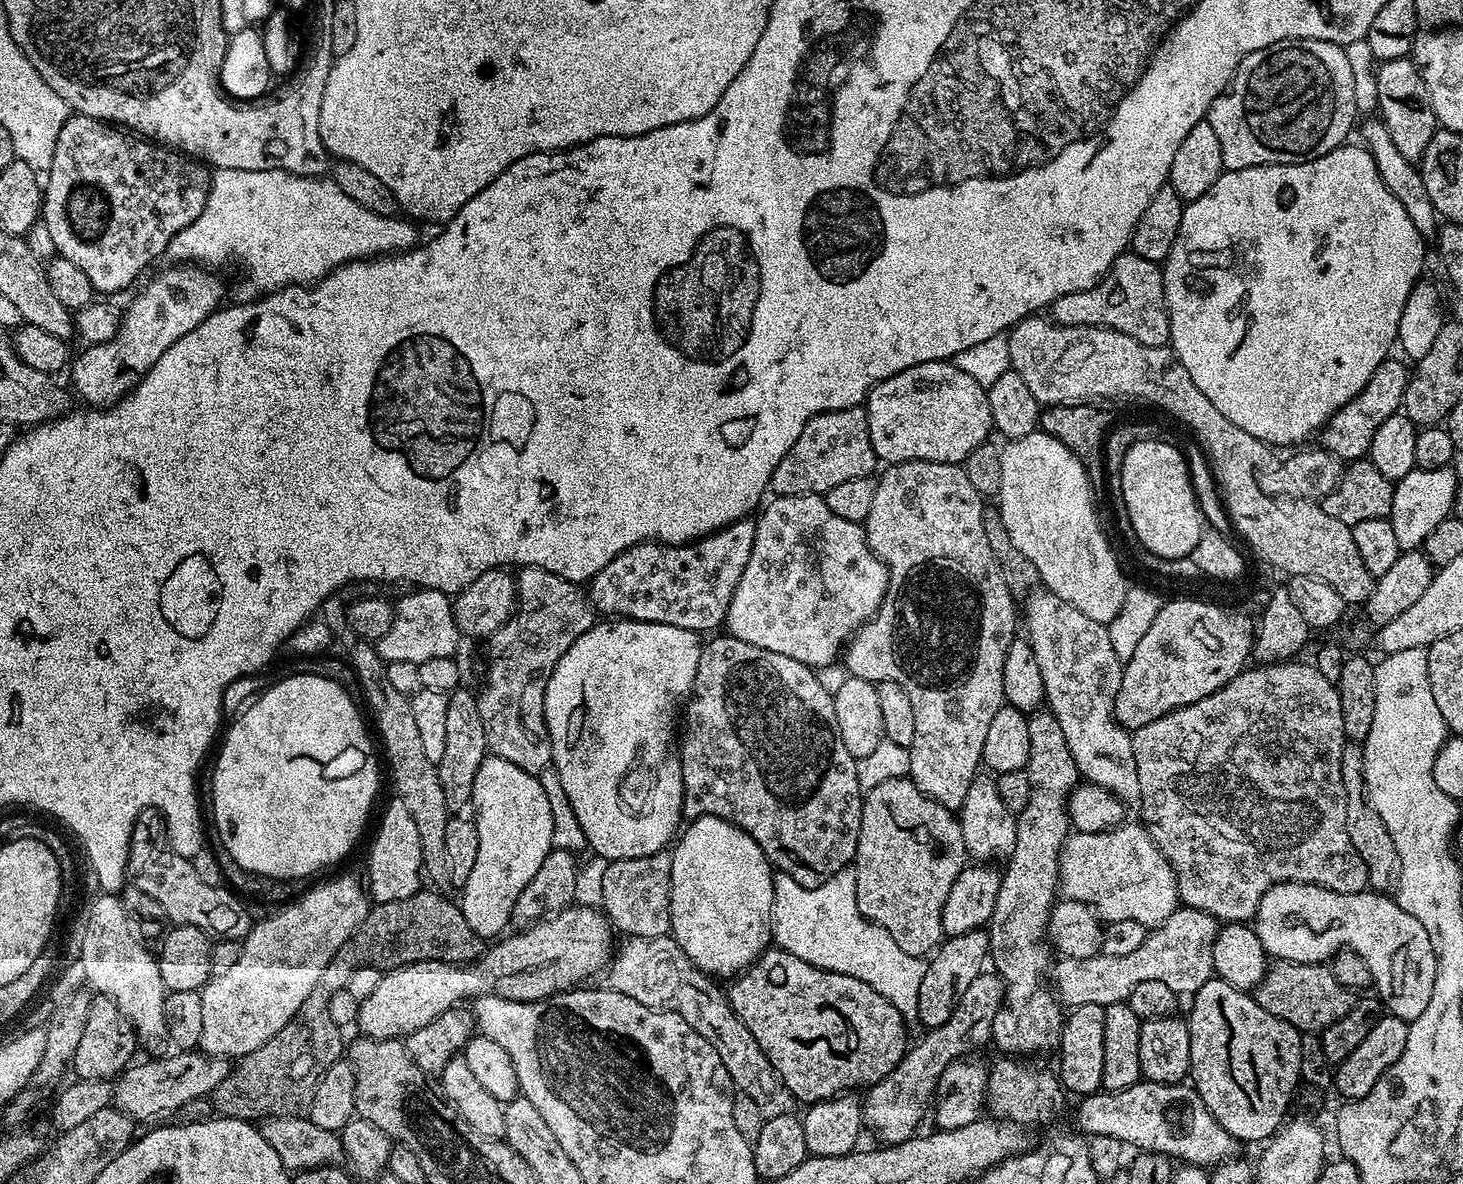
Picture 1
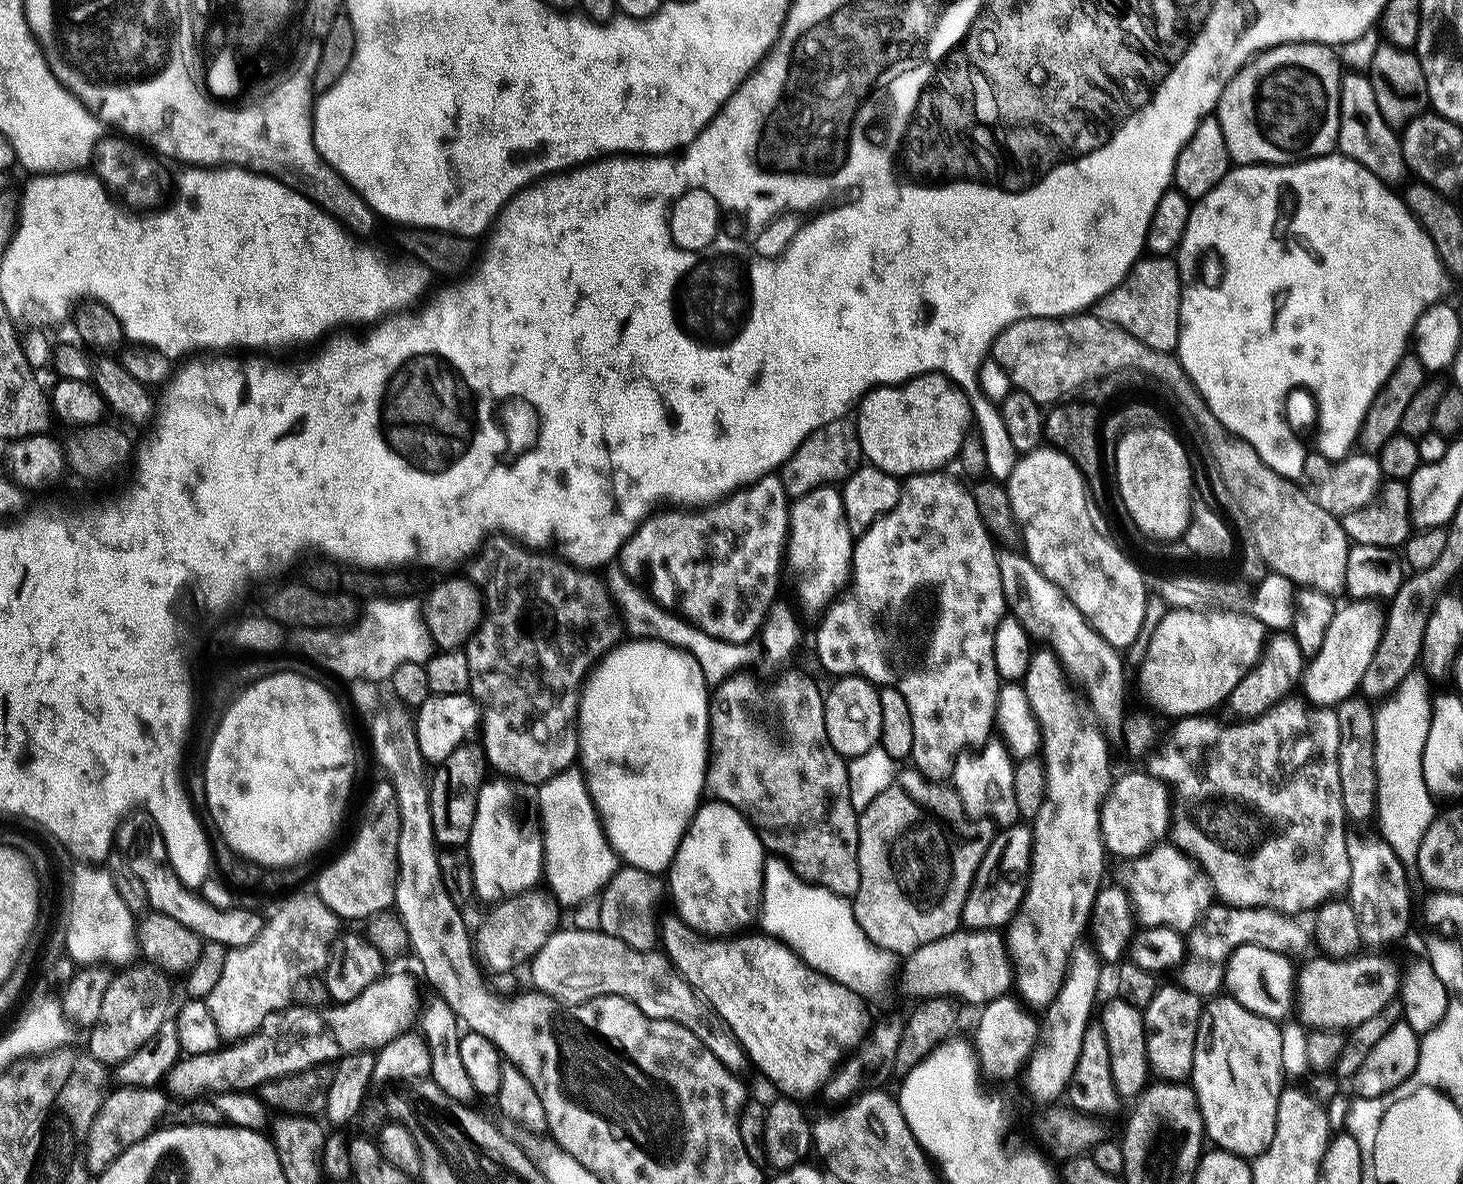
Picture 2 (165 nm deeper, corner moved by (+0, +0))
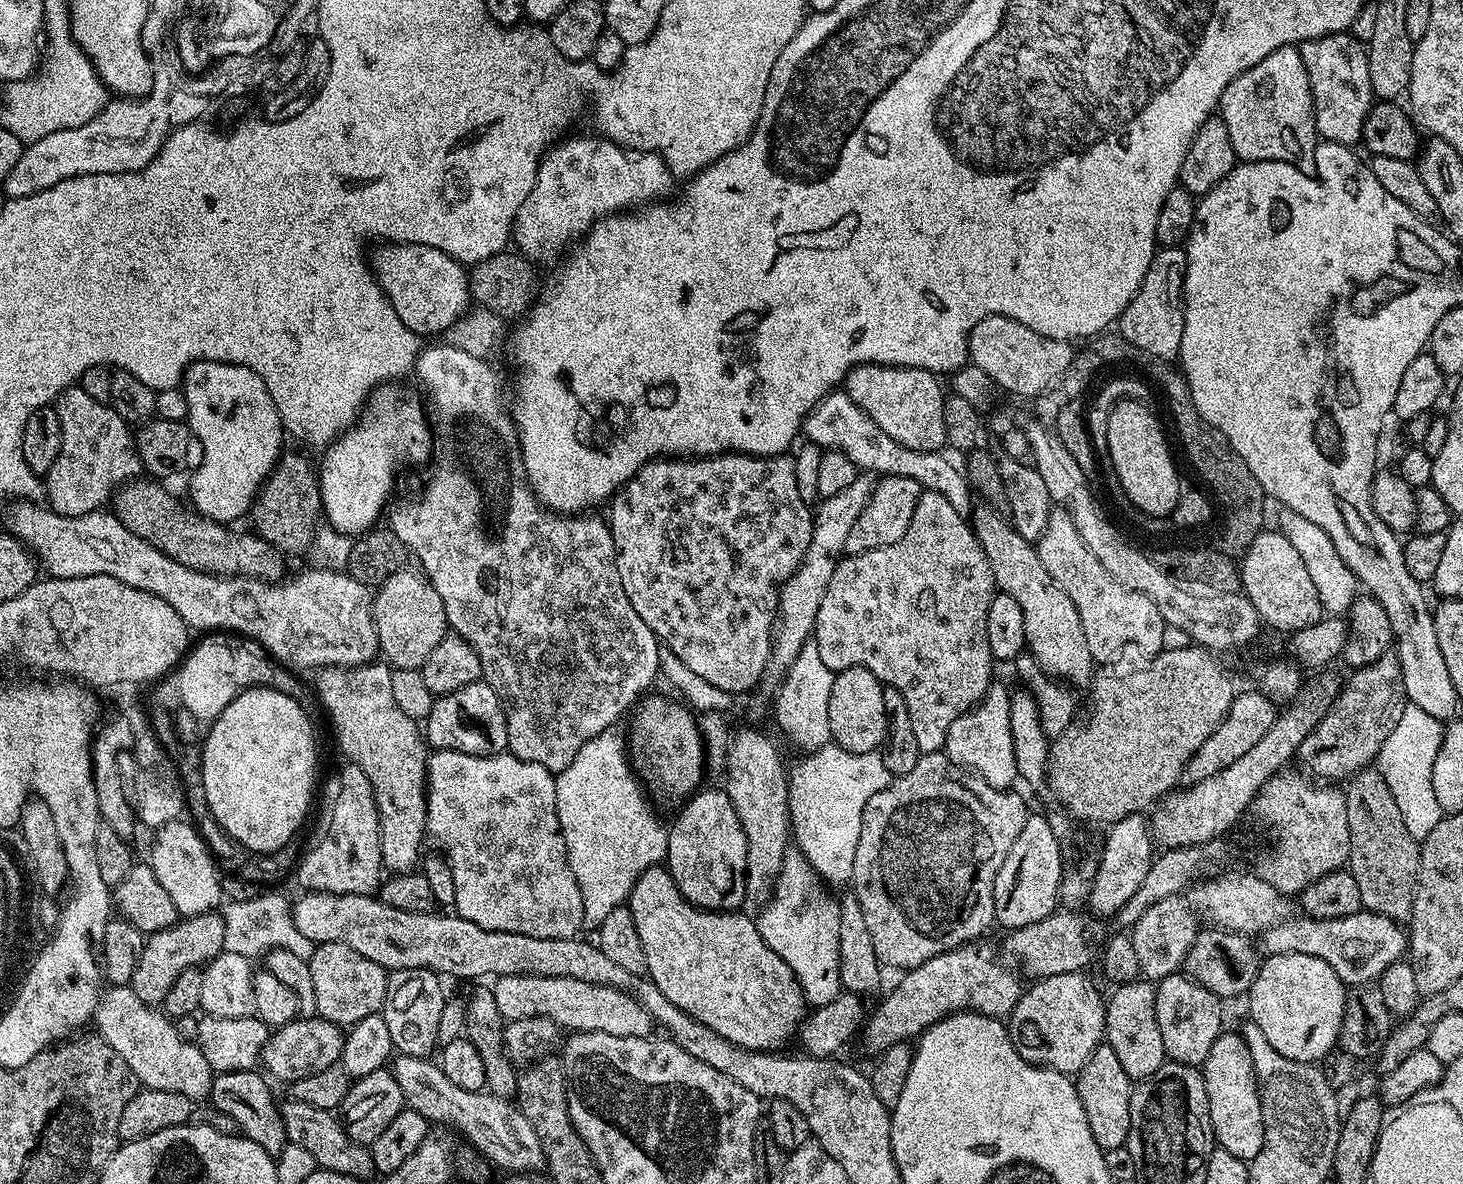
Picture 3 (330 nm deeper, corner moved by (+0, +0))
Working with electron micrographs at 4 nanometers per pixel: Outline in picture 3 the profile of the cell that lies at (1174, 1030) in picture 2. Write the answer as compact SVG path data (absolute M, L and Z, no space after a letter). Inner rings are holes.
M1173 974L1155 985L1156 1018L1162 1032L1164 1055L1177 1064L1203 1065L1210 1054L1210 1046L1220 1037L1221 1001L1210 990L1195 984L1187 975Z

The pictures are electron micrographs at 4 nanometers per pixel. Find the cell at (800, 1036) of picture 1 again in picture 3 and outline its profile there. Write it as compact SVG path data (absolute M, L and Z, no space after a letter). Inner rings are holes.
M664 866L647 868L640 875L636 885L632 887L632 895L628 897L626 906L631 909L632 916L635 918L635 925L638 926L638 932L642 938L646 962L648 963L647 975L658 986L658 990L662 990L662 994L666 994L666 998L670 998L670 1002L674 1002L674 1006L678 1006L683 1012L687 1012L689 1016L693 1016L698 1022L710 1026L710 1030L714 1030L722 1038L734 1042L737 1048L749 1048L751 1052L770 1052L783 1049L780 1047L791 1036L793 1039L800 1032L806 1019L806 1011L804 1012L804 1008L806 1009L804 992L800 989L800 983L797 982L796 976L792 973L790 966L774 950L770 950L770 946L766 946L757 921L753 917L751 920L748 916L739 916L741 913L736 910L709 912L696 907L695 904L684 899L684 895L680 893L678 886L674 882L674 878L668 872L667 867Z

